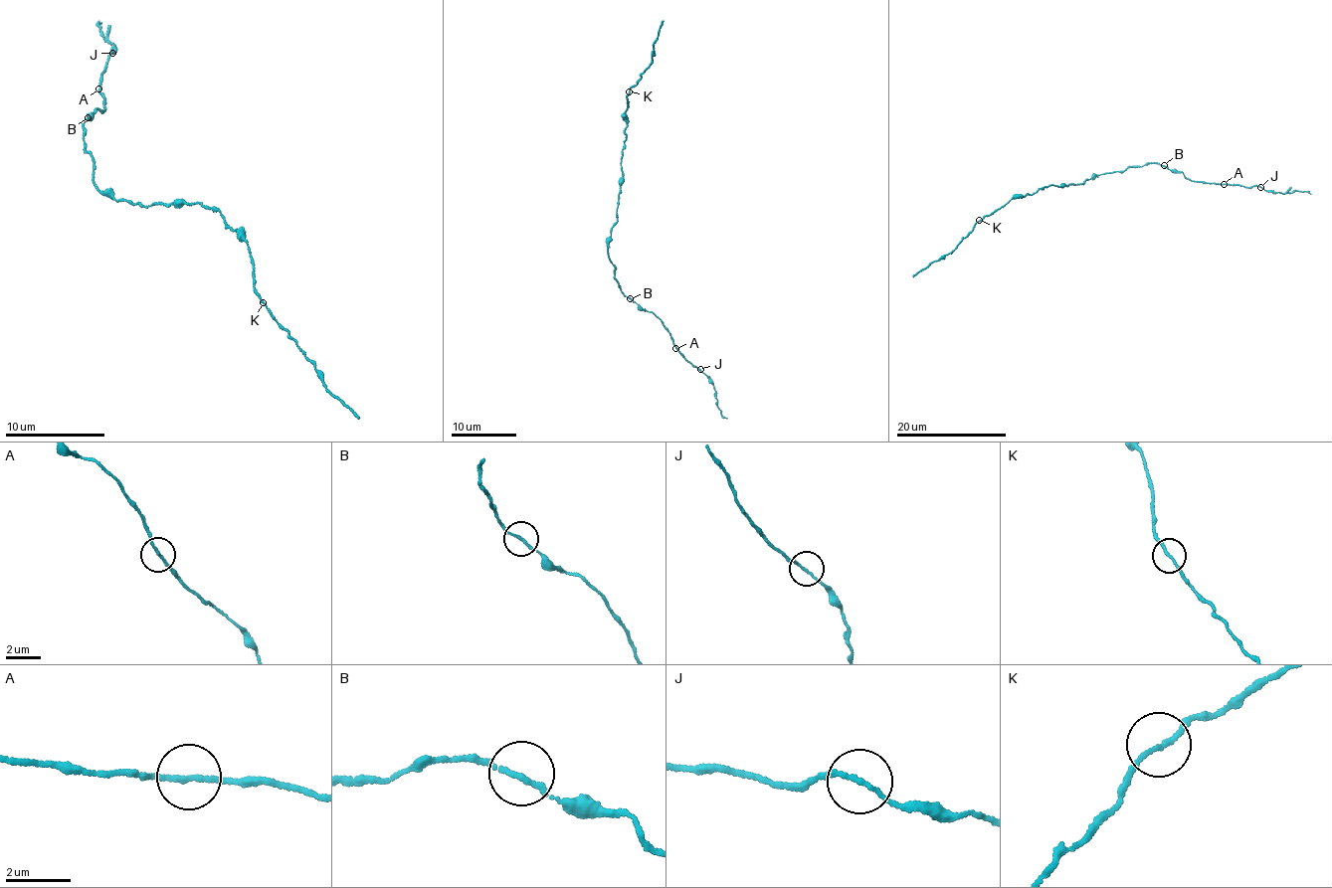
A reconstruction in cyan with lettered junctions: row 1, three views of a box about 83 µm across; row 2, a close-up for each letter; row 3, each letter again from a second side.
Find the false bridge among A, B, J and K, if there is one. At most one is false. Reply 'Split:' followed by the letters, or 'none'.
Split: none

